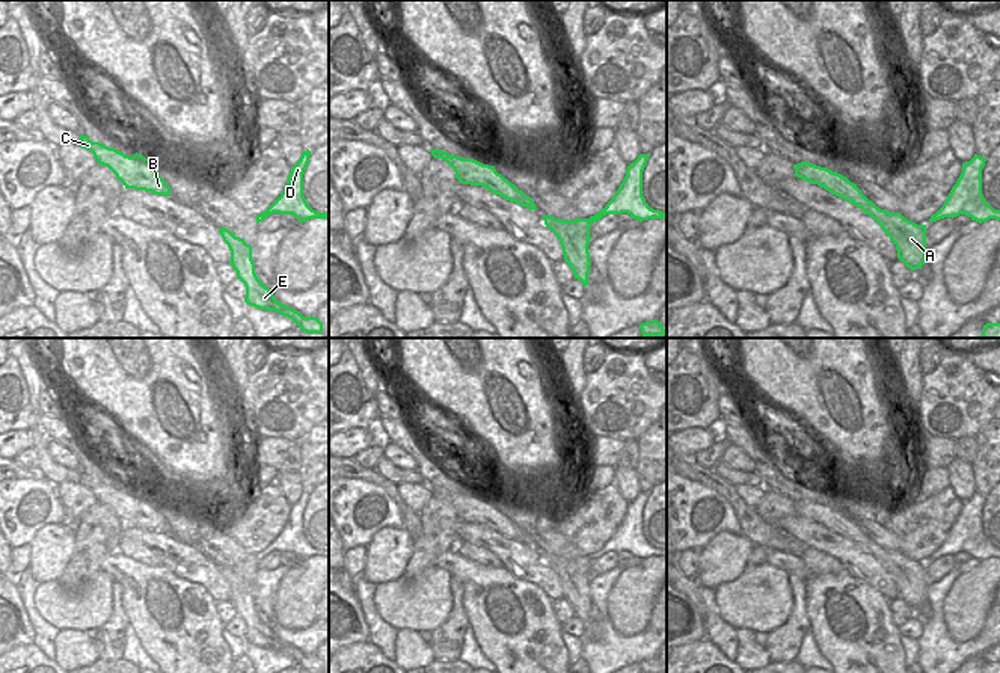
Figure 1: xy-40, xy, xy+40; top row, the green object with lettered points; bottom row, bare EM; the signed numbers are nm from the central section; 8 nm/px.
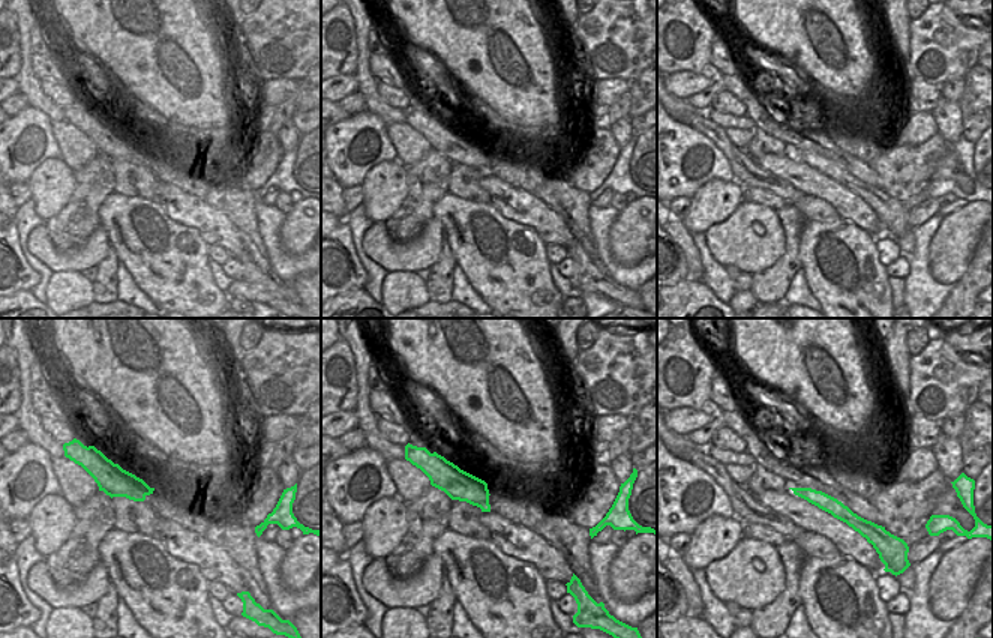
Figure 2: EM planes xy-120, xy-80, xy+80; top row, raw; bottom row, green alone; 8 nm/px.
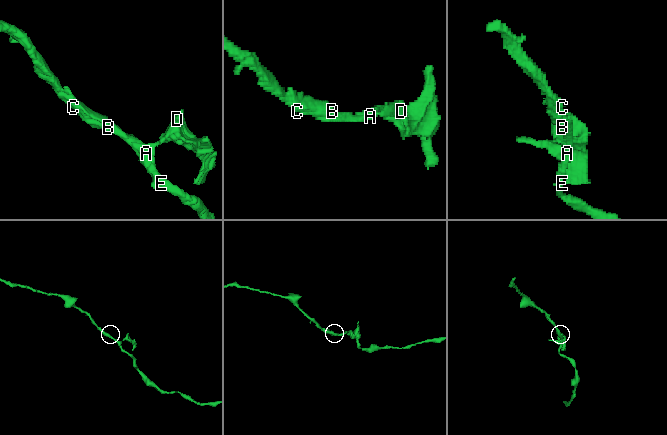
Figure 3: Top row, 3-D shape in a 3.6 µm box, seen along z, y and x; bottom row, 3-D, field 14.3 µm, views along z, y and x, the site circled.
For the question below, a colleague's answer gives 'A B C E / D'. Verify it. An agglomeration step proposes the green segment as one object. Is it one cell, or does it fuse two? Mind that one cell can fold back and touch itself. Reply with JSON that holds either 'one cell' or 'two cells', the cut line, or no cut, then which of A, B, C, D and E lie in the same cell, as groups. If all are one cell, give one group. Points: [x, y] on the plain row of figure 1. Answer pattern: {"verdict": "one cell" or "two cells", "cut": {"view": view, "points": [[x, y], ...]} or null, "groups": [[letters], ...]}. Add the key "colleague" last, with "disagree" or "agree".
{"verdict": "two cells", "cut": {"view": "xy", "points": [[587, 557], [593, 560]]}, "groups": [["A", "B", "C", "E"], ["D"]], "colleague": "agree"}

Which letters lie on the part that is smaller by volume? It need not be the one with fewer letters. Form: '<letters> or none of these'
D.

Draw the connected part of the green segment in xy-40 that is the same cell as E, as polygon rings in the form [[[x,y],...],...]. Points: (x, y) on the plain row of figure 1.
[[[219,566],[223,579],[231,588],[231,604],[237,610],[237,617],[240,617],[246,625],[244,640],[250,644],[265,649],[276,649],[284,655],[291,656],[300,668],[306,671],[321,671],[323,661],[317,655],[303,655],[299,649],[278,640],[255,611],[255,601],[252,598],[252,584],[243,576],[235,575],[226,566]]]

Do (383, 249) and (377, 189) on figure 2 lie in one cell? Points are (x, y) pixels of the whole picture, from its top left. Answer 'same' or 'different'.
different

